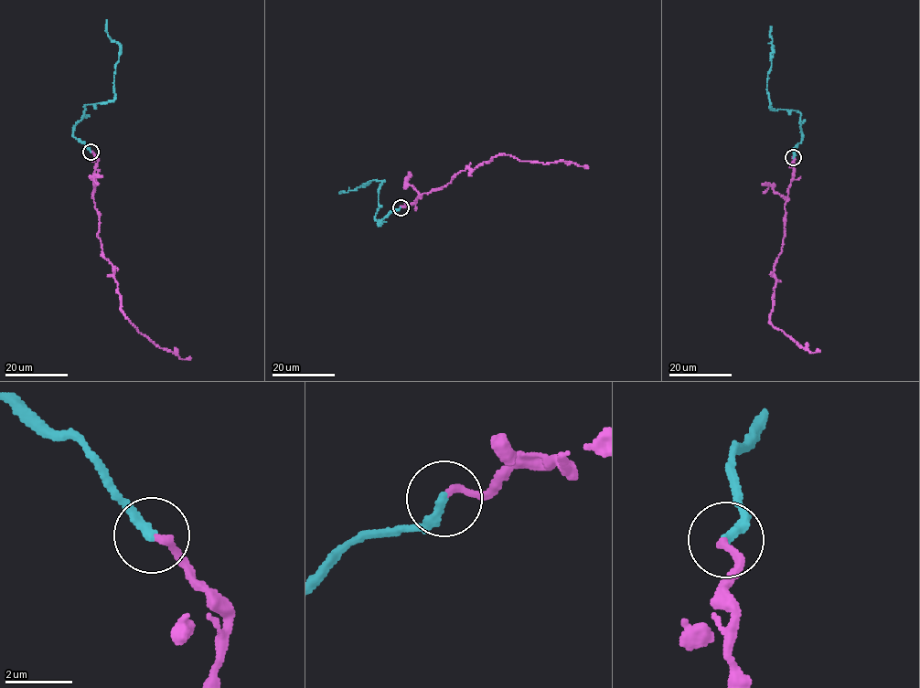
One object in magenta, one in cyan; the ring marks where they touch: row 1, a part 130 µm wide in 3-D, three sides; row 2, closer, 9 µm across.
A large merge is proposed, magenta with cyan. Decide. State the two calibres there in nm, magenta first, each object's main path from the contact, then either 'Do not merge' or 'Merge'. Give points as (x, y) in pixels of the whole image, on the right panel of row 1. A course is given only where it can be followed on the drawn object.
Thickness 220 nm (magenta) against 320 nm. Course of magenta: (793, 157), (769, 320), (800, 347), (820, 350). Course of cyan: (793, 157), (802, 140), (799, 112), (772, 110), (767, 91), (771, 26). Merge

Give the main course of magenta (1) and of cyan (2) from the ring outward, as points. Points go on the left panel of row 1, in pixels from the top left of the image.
1: (90, 151), (97, 161), (97, 237), (123, 315), (161, 348), (189, 358)
2: (90, 151), (73, 137), (73, 126), (82, 117), (84, 107), (114, 99), (120, 47), (108, 36), (106, 19)

